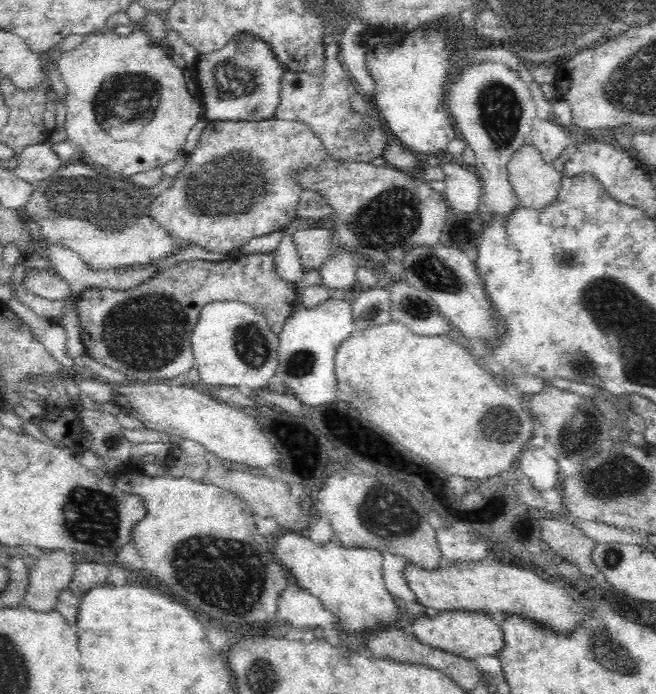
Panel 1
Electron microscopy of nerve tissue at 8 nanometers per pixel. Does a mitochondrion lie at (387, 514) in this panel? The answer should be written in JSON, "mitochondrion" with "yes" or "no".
{"mitochondrion":"yes"}

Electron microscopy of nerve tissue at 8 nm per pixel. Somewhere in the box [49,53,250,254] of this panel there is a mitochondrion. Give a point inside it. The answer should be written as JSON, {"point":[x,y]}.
{"point":[117,102]}

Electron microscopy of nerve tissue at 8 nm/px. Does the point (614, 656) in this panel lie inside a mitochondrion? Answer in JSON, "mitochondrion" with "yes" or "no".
{"mitochondrion":"yes"}

